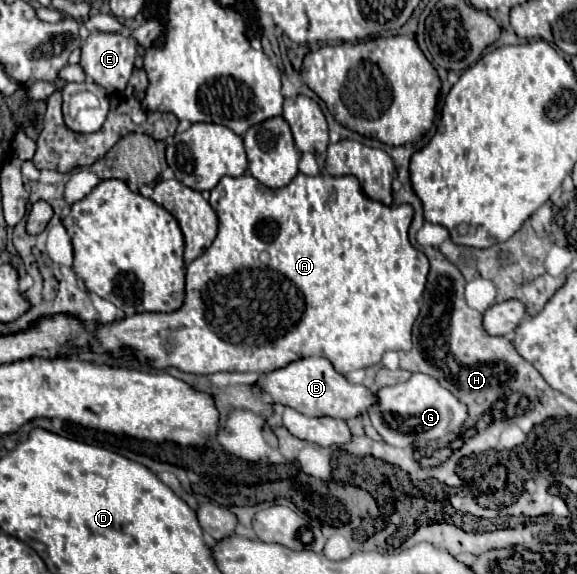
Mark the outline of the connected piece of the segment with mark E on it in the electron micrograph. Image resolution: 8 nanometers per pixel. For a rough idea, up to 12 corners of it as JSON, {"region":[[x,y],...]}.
{"region":[[92,33],[80,67],[88,79],[124,91],[134,57],[130,35]]}

